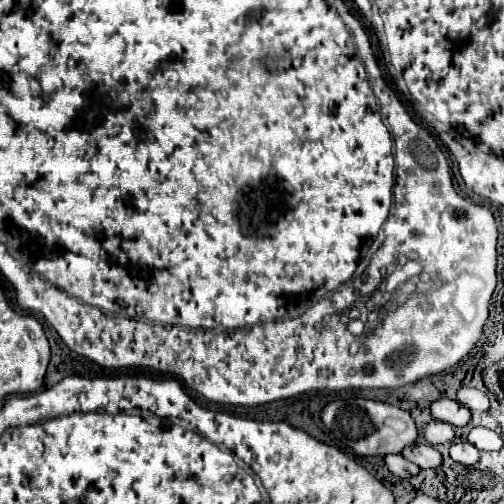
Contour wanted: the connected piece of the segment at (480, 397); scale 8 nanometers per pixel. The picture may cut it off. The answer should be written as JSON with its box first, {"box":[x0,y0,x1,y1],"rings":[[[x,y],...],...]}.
{"box":[458,388,488,412],"rings":[[[460,388],[458,400],[470,410],[478,410],[478,412],[488,410],[488,396],[476,388]]]}

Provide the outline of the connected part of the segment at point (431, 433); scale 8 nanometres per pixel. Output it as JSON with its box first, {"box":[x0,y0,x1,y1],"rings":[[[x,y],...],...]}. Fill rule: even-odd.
{"box":[424,422,454,444],"rings":[[[430,422],[424,426],[424,438],[428,444],[450,444],[454,442],[454,428],[446,422]]]}

